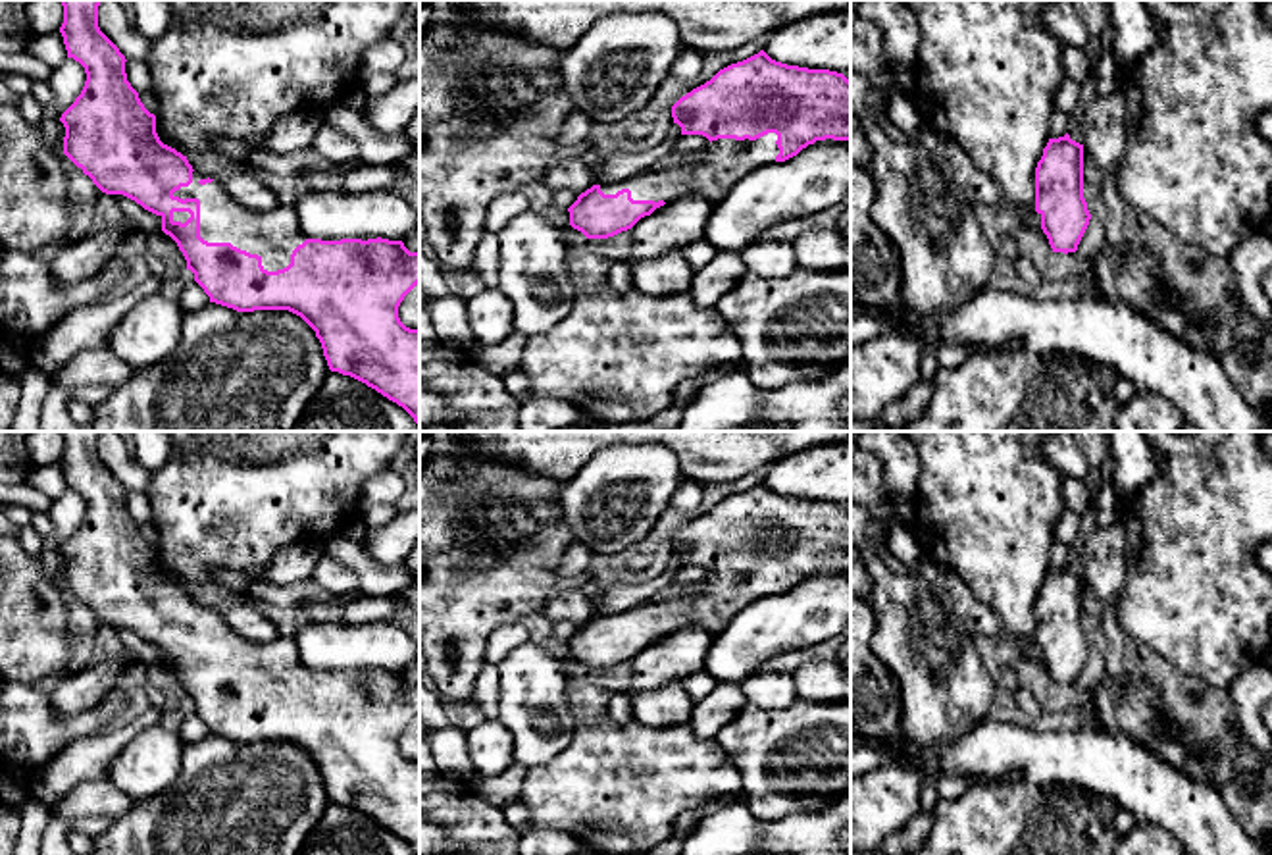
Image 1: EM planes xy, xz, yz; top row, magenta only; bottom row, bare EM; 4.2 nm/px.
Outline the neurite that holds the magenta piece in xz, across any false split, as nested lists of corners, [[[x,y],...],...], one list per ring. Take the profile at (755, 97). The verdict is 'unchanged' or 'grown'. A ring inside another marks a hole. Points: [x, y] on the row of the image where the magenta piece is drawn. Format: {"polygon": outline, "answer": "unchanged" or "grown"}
{"polygon": [[[760,50],[720,69],[710,81],[681,96],[672,106],[672,117],[681,135],[702,135],[710,141],[700,156],[685,166],[593,185],[568,208],[573,229],[587,239],[608,239],[689,193],[716,204],[749,171],[785,162],[816,141],[851,141],[851,81],[837,71],[776,62]]], "answer": "grown"}

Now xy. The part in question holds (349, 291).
{"polygon": [[[60,0],[64,6],[64,23],[60,27],[60,33],[64,37],[64,44],[67,50],[67,58],[73,58],[85,67],[87,81],[81,91],[81,94],[75,98],[75,102],[62,114],[60,121],[65,127],[64,137],[64,154],[83,169],[85,175],[92,179],[92,183],[106,194],[123,194],[137,204],[140,204],[144,210],[158,216],[158,229],[169,235],[179,250],[183,252],[187,260],[187,270],[194,273],[194,281],[204,289],[204,293],[210,297],[210,302],[233,308],[237,312],[254,312],[254,310],[289,310],[296,316],[300,316],[314,331],[316,337],[321,343],[323,356],[327,360],[327,366],[331,372],[339,372],[343,376],[350,376],[368,387],[375,389],[389,401],[402,406],[414,422],[420,426],[420,329],[406,327],[398,318],[398,306],[404,300],[404,297],[420,283],[420,252],[410,252],[402,241],[389,241],[389,239],[341,239],[341,241],[321,241],[321,239],[310,239],[302,233],[294,208],[279,204],[277,208],[269,212],[254,212],[239,202],[235,202],[221,183],[216,183],[214,179],[198,173],[175,148],[164,144],[156,133],[156,116],[150,114],[144,104],[139,98],[139,92],[131,87],[125,73],[125,56],[119,52],[119,48],[100,31],[98,27],[98,6],[102,0]]], "answer": "grown"}

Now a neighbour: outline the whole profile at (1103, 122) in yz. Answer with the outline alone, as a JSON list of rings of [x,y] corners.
[[[1120,91],[1097,96],[1080,114],[1081,141],[1105,175],[1114,175],[1126,150],[1126,104]]]

